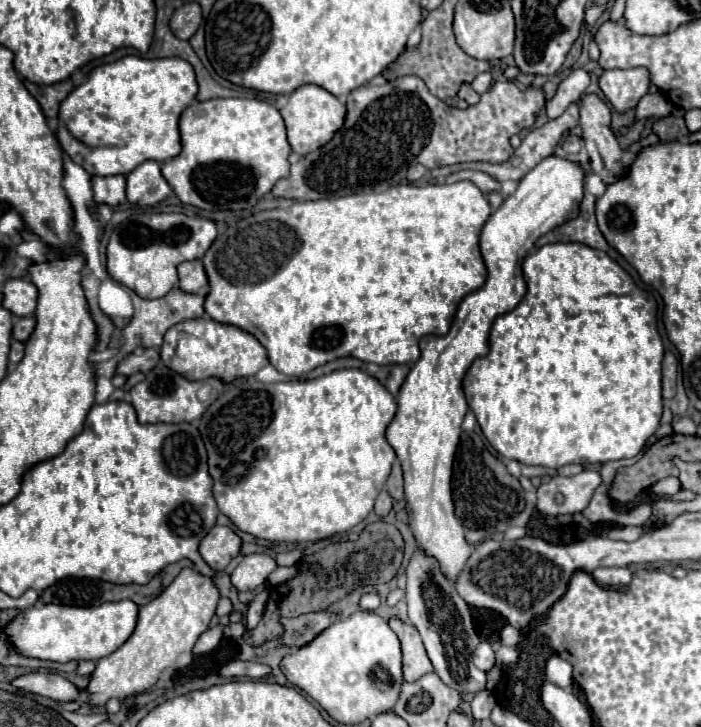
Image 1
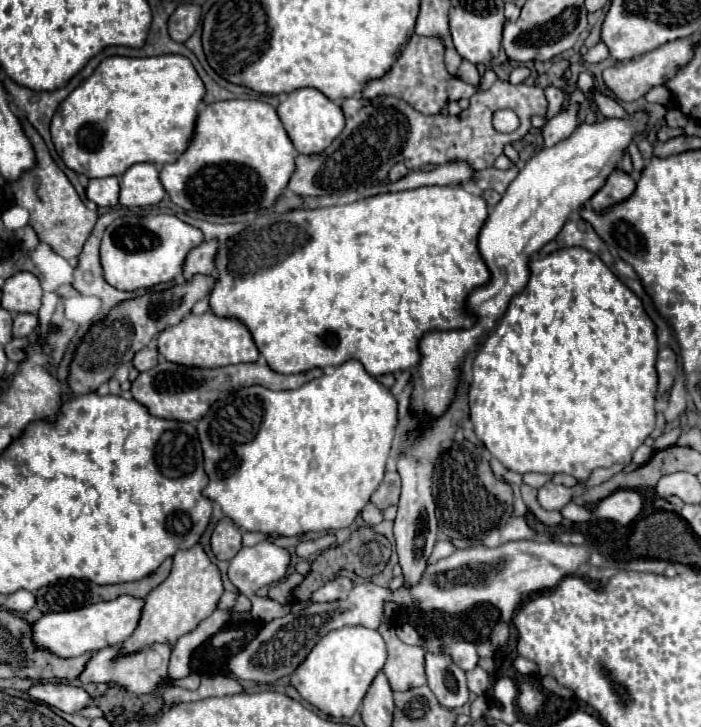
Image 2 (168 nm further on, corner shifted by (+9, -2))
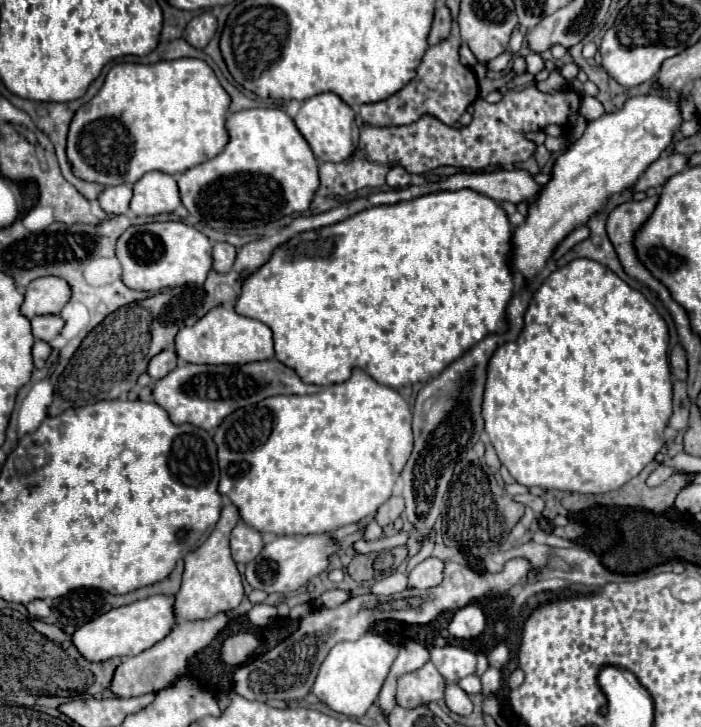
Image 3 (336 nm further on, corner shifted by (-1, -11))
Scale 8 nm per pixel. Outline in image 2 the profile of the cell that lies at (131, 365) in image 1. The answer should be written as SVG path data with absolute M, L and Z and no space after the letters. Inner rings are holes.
M142 348L142 350L132 358L132 364L134 364L134 368L136 368L138 372L146 372L146 370L150 370L150 368L156 364L156 358L158 358L156 348Z

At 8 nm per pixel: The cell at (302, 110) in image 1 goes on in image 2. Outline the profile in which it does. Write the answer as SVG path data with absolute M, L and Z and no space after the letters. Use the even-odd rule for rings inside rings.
M298 88L288 94L288 98L278 106L278 118L284 124L286 134L290 136L294 148L300 154L320 154L332 144L332 140L344 130L344 116L336 102L328 100L316 88Z

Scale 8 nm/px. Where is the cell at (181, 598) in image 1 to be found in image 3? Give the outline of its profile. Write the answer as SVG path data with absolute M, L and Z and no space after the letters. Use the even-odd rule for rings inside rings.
M232 503L226 505L212 535L196 551L190 551L184 557L186 567L184 567L182 587L176 593L176 621L208 619L208 615L216 615L216 611L230 611L240 605L244 597L244 587L236 563L230 555L230 531L238 521L240 521L238 507Z

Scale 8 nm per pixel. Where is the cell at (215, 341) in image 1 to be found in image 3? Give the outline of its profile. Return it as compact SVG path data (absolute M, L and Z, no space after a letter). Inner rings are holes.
M224 305L214 307L198 319L192 327L180 329L176 335L176 353L186 363L206 363L206 365L240 365L252 361L264 361L274 357L272 331L262 321L238 315L234 309Z

